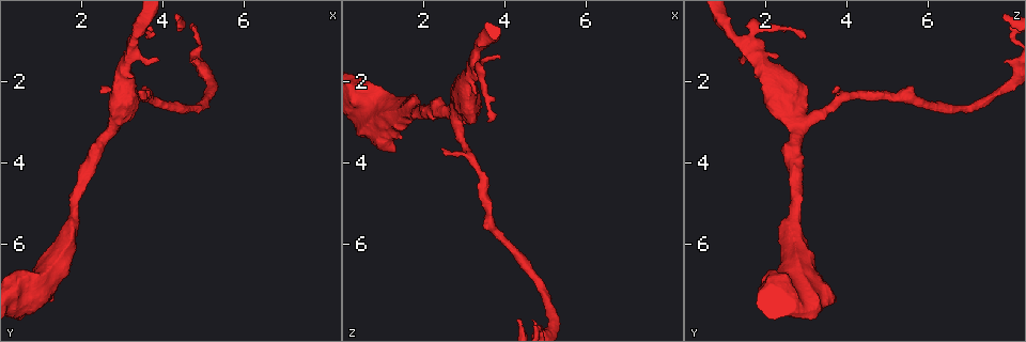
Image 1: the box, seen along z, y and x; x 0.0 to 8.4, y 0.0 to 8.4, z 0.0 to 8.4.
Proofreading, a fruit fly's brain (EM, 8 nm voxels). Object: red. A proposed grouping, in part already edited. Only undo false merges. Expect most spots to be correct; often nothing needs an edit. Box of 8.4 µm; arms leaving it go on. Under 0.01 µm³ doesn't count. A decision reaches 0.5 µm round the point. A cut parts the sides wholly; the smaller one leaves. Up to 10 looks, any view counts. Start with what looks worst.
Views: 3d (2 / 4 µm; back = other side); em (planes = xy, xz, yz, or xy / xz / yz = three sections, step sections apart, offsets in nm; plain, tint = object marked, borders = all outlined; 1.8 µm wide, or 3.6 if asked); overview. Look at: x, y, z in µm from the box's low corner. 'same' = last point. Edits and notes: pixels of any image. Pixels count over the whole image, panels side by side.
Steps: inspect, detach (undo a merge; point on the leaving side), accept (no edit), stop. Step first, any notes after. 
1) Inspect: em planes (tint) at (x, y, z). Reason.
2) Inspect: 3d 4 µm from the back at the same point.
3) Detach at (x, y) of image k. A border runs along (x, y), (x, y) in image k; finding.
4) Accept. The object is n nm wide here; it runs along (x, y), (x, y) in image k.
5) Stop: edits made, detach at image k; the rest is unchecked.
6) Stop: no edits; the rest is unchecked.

Inspect: em planes (borders) at (3.25, 1.20, 1.65). Abrupt turn.

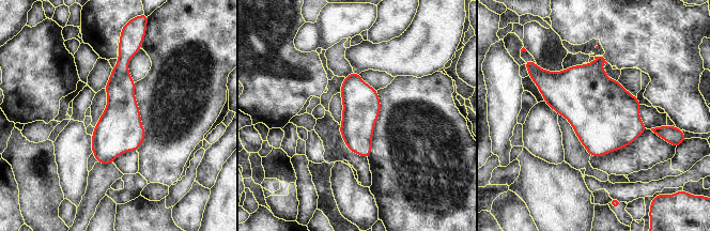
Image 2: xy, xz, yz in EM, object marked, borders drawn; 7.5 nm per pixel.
Accept. The object is 280 nm wide here; it runs along (123, 48), (121, 122), (102, 160) in image 2; all the same neuron.

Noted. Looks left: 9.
Inspect: 3d 4 µm at (0.55, 7.40, 2.80). Calibre changes.

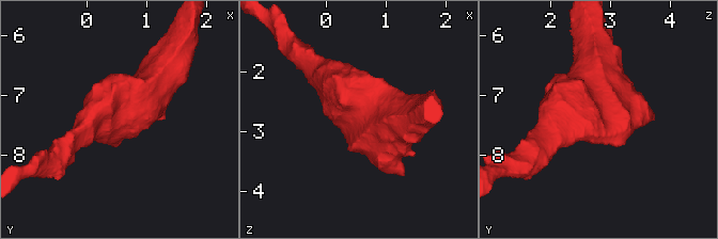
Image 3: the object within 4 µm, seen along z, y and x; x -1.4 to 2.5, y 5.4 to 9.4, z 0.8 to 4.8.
Inspect: em 3.6 µm planes (plain) at (0.65, 7.40, 2.85).

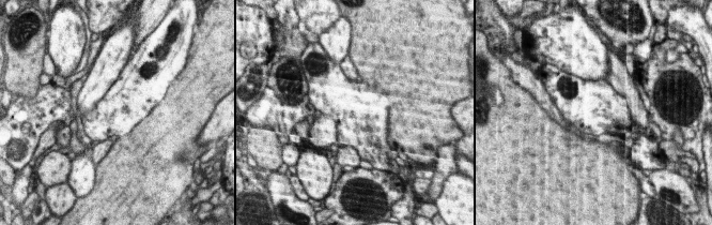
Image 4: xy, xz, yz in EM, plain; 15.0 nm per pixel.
Inspect: em 3.6 µm planes (tint) at the same point.

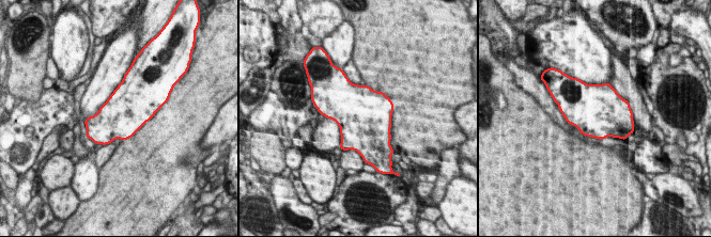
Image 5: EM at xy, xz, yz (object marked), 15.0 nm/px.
Accept. Continuous, no second neuron.

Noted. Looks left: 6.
Inspect: 3d 4 µm from the back at (2.70, 3.10, 2.85). Three arms meet.

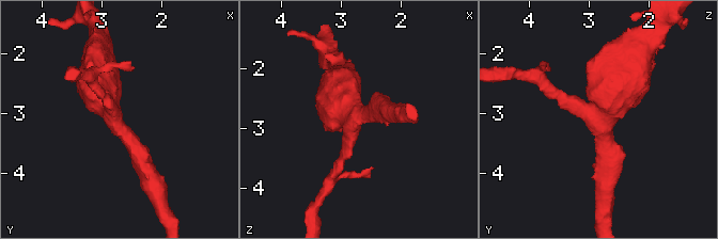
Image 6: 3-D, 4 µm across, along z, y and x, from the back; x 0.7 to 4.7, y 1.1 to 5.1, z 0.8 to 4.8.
Inspect: em yz step 8 (tint) at (2.80, 3.10, 2.90). 3 arms meet here; the arms are 200, 340, 600 nm wide.

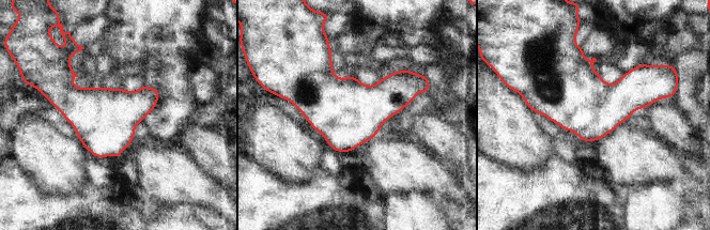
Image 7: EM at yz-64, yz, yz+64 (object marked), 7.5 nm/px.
Accept. All the same neuron.

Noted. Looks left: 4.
Inspect: em 3.6 µm xz step 8 (plain) at (1.75, 5.65, 2.65). Sudden change in width.

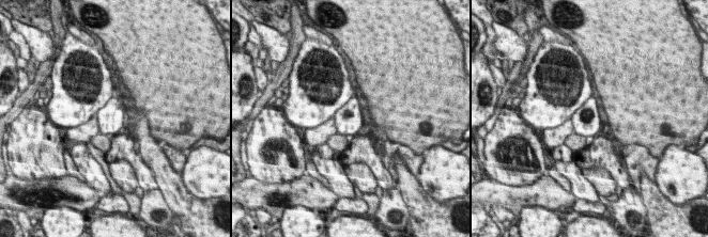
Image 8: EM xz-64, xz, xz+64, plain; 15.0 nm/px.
Inspect: em 3.6 µm xz step 8 (tint) at the same point. Where the object lies.

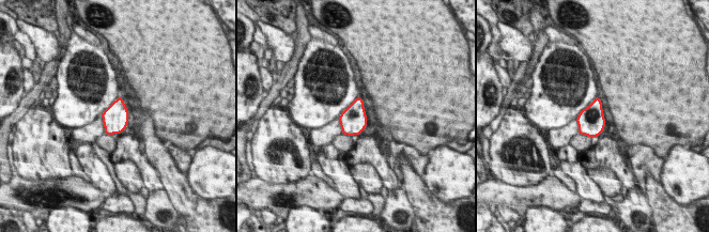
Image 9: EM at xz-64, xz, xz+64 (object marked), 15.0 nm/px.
Accept. One neuron here.

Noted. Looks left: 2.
Stop: no edits; the rest is unchecked.

